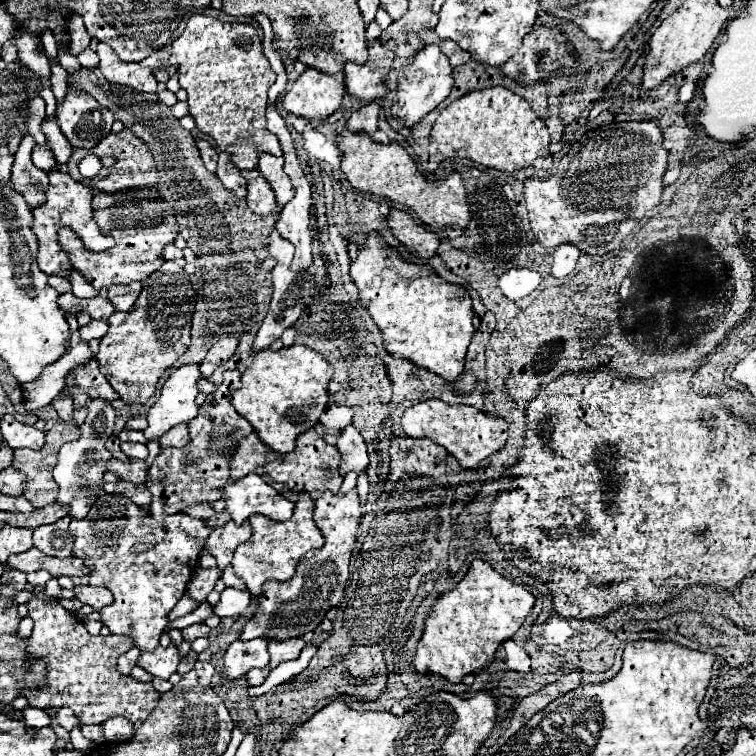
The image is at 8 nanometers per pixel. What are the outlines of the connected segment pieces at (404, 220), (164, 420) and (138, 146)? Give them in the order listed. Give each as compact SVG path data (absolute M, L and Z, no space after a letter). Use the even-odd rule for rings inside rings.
M391 208L387 214L387 228L391 228L393 236L407 246L409 254L417 258L431 258L439 248L439 238L435 232L427 230L423 224L419 224L411 214Z
M197 364L175 368L161 388L159 400L151 406L147 420L149 426L143 432L147 440L161 438L167 430L181 422L189 422L197 416L195 398L199 394L197 382L201 380Z
M127 128L121 130L119 134L111 132L105 140L101 140L101 144L97 144L97 148L91 148L91 150L85 150L85 148L77 148L67 164L67 172L79 180L81 184L89 184L91 188L95 190L101 190L101 192L117 192L117 190L125 190L125 188L141 188L141 186L155 186L157 184L157 168L153 164L153 156L149 152L149 148L145 148L145 144L141 144L141 140L137 140L137 136L133 132L129 132ZM85 154L95 154L99 158L103 156L115 156L117 162L113 168L101 168L97 176L93 178L83 178L79 174L79 162L85 158Z

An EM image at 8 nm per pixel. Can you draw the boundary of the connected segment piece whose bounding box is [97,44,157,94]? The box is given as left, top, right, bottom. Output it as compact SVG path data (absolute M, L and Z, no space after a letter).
M99 44L97 54L101 58L99 70L103 72L107 82L127 86L137 92L157 92L157 80L153 78L149 68L143 68L141 64L125 64L107 44Z

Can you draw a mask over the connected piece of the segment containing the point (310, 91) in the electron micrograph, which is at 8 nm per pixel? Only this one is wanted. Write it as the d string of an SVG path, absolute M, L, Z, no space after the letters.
M307 68L283 96L281 104L289 114L307 120L325 120L341 108L343 96L345 90L333 76Z

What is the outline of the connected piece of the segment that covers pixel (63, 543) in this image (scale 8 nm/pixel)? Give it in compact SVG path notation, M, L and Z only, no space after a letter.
M65 516L61 520L57 520L55 524L35 528L33 530L35 548L47 556L69 558L73 552L73 538L69 532L69 522L71 522L71 518Z

